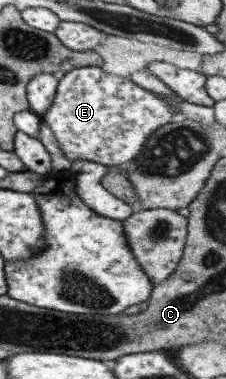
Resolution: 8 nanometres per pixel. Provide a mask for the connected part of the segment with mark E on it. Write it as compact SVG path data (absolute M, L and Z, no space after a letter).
M79 67L63 74L57 82L55 95L51 100L51 106L47 107L41 115L41 122L47 125L55 142L59 144L59 150L65 158L71 160L89 160L101 165L121 167L125 162L131 161L143 150L143 144L147 137L157 127L163 127L175 115L177 111L165 103L159 95L145 91L143 87L135 85L133 81L103 72L100 67Z

